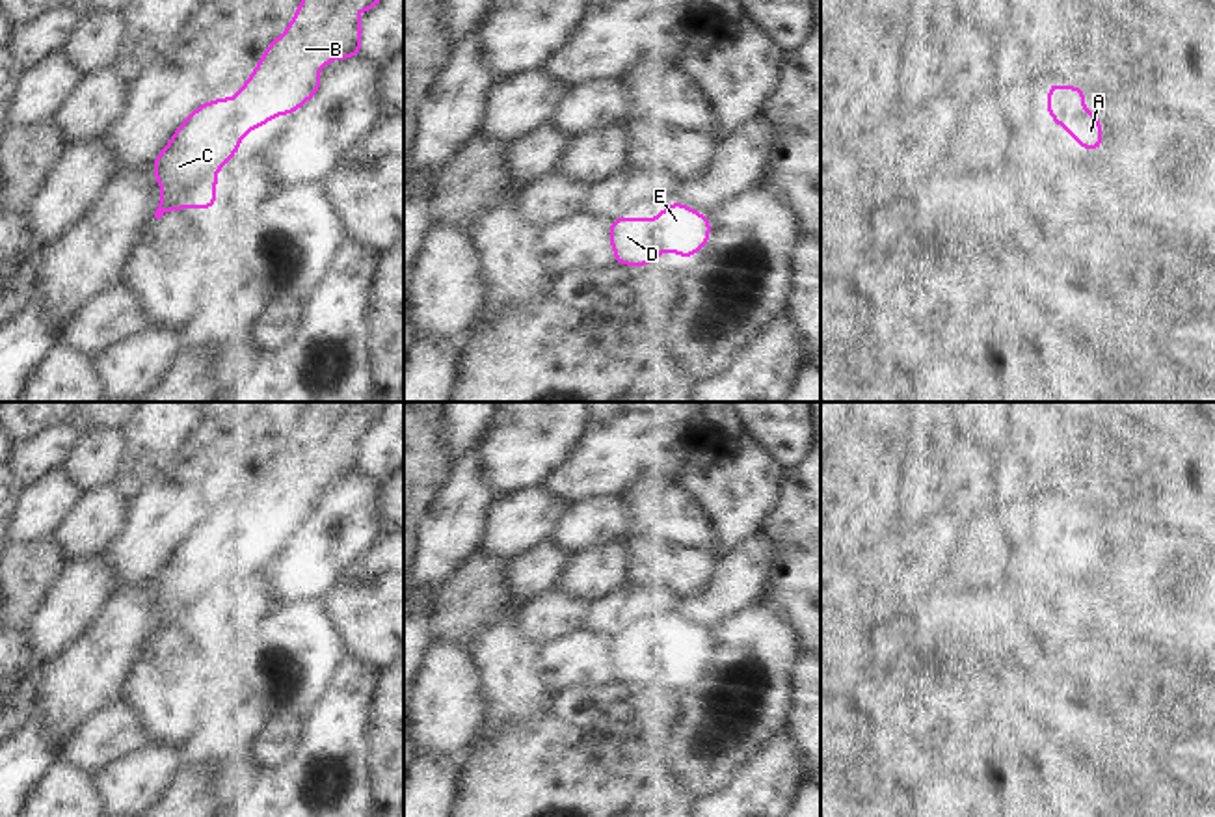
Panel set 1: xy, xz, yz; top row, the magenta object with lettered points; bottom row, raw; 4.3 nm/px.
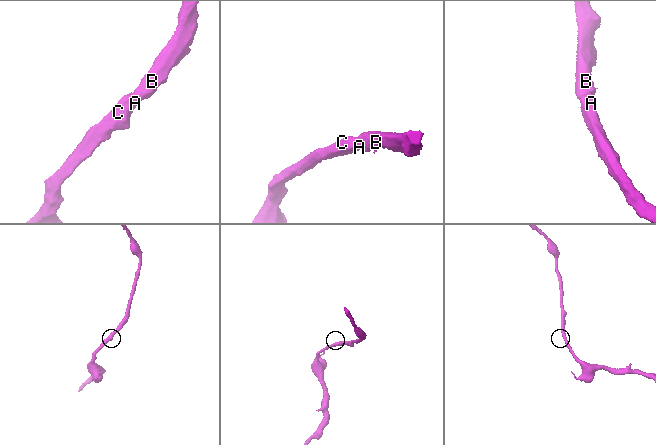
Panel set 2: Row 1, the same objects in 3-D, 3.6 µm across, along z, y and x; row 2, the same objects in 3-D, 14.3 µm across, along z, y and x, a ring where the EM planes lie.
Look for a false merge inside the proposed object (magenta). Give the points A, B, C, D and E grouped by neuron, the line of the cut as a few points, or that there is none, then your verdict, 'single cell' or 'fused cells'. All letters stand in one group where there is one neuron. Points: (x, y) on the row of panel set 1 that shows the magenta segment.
A B C D E | no cut | single cell

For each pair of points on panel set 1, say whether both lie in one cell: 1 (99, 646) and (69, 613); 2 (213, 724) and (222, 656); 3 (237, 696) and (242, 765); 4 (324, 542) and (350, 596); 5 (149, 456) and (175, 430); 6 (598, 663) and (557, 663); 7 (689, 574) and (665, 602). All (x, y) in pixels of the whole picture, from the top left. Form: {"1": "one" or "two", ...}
{"1": "two", "2": "one", "3": "one", "4": "two", "5": "one", "6": "one", "7": "two"}

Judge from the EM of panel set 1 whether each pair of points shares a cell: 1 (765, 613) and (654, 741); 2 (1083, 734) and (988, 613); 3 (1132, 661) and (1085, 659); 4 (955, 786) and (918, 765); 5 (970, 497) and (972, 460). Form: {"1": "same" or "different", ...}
{"1": "same", "2": "same", "3": "same", "4": "different", "5": "same"}

